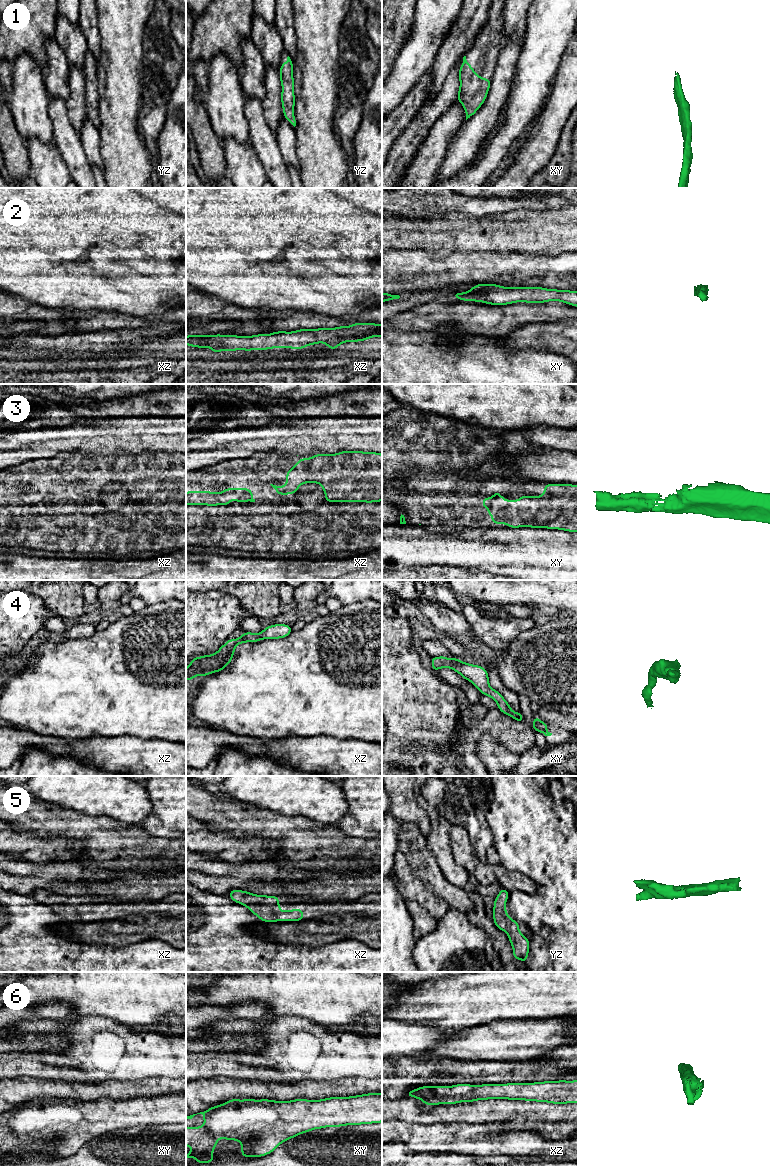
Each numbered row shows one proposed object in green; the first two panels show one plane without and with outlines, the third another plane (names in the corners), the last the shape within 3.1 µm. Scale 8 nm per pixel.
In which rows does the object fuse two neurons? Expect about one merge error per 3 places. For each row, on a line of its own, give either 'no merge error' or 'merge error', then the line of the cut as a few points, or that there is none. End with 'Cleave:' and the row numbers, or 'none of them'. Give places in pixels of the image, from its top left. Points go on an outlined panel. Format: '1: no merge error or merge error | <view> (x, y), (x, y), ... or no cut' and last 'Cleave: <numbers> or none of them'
1: no merge error | no cut
2: no merge error | no cut
3: no merge error | no cut
4: no merge error | no cut
5: no merge error | no cut
6: no merge error | no cut
Cleave: none of them

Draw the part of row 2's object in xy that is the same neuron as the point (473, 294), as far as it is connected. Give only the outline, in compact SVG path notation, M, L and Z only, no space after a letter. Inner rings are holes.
M476 284L465 293L453 296L462 301L472 300L491 305L507 305L516 302L544 303L560 301L578 307L578 291L547 289L542 287L504 287L496 284Z

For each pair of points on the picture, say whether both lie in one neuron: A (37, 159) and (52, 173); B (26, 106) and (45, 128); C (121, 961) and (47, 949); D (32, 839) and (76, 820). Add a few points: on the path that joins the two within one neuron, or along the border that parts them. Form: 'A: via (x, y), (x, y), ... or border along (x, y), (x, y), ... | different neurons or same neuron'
A: via (41, 162), (48, 169) | same neuron
B: via (30, 111), (40, 123) | same neuron
C: via (103, 961), (79, 961), (65, 954) | same neuron
D: border along (17, 830), (34, 831), (41, 836), (63, 838) | different neurons

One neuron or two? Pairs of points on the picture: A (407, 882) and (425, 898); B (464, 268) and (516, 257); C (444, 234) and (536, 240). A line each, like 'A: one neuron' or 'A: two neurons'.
A: one neuron
B: one neuron
C: one neuron

